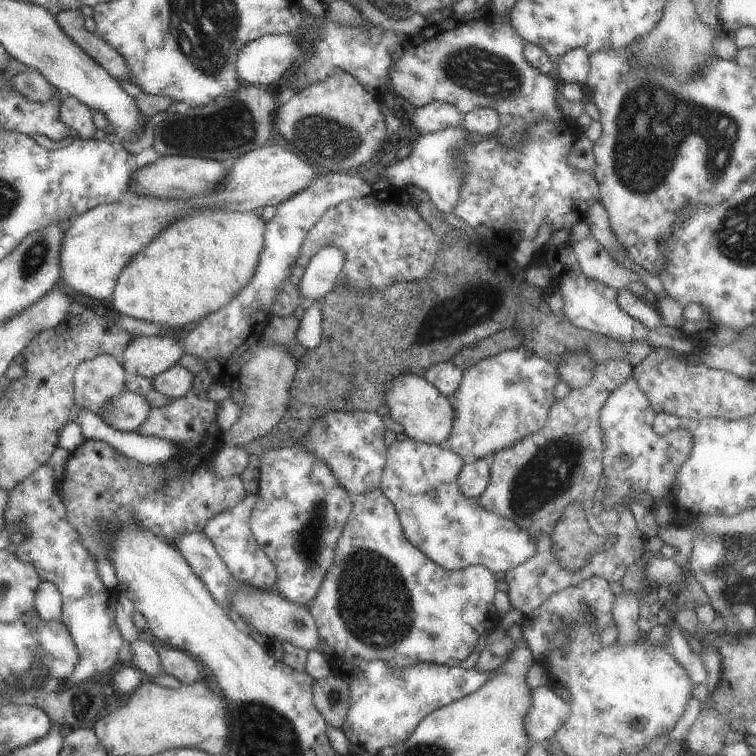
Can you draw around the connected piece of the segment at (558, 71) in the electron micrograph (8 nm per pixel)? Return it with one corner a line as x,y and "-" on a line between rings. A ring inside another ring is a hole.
575,47
559,56
554,63
552,77
558,85
563,82
581,84
585,88
585,80
589,74
589,54
583,48

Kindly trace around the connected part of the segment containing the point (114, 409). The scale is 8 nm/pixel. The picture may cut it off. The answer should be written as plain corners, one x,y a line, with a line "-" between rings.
131,391
119,392
111,396
103,410
102,421
119,432
133,432
147,418
151,406
143,395

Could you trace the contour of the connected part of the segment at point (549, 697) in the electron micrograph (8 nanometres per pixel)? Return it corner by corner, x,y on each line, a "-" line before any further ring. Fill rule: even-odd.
550,687
531,689
525,732
531,741
546,742
569,716
567,702

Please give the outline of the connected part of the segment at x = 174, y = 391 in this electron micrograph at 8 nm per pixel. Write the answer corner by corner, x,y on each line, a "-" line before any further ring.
175,363
171,368
157,374
151,379
153,390
160,392
167,398
183,396
187,390
191,390
195,374

